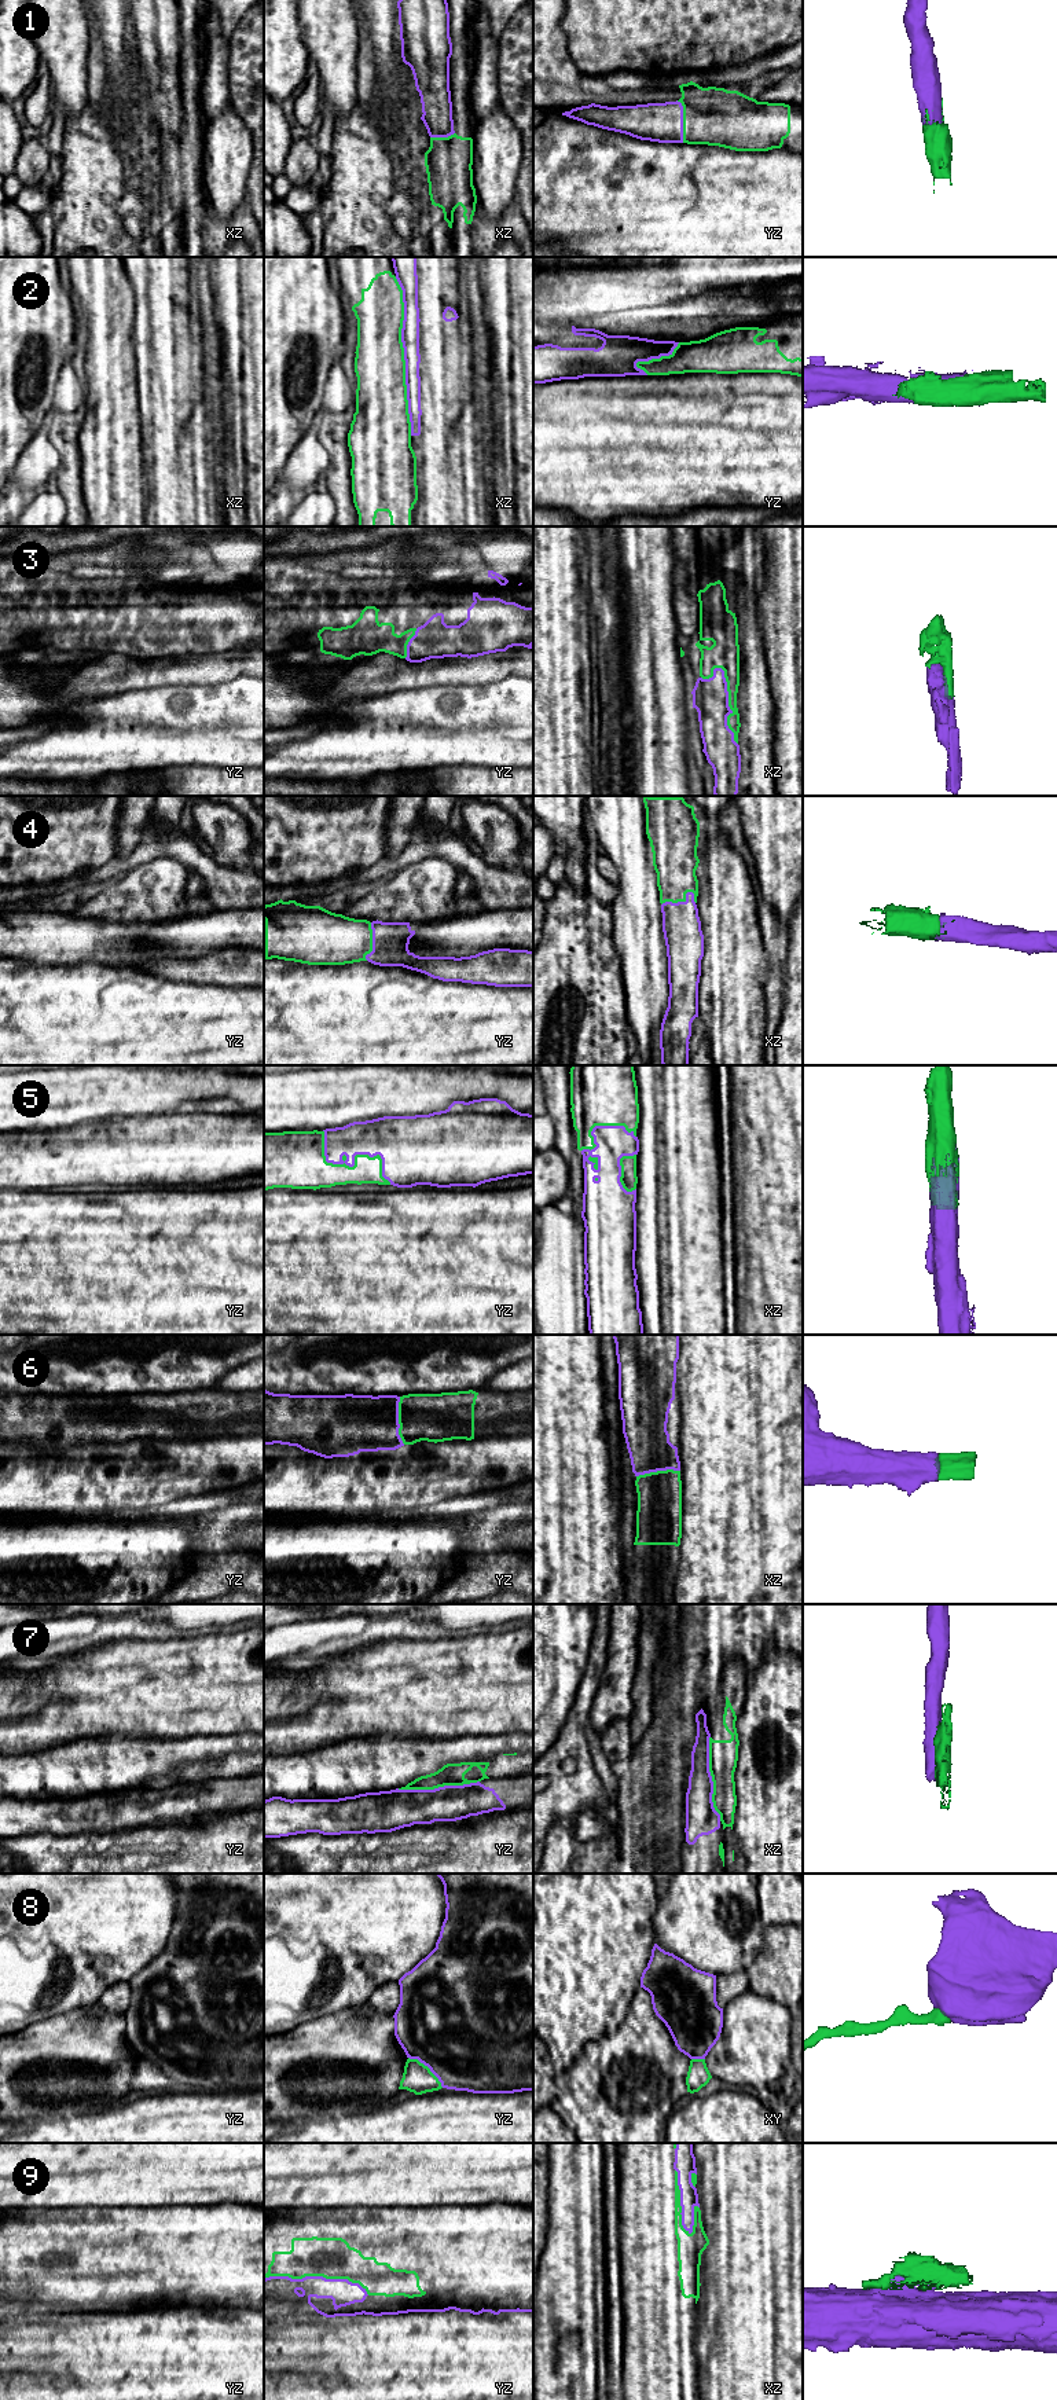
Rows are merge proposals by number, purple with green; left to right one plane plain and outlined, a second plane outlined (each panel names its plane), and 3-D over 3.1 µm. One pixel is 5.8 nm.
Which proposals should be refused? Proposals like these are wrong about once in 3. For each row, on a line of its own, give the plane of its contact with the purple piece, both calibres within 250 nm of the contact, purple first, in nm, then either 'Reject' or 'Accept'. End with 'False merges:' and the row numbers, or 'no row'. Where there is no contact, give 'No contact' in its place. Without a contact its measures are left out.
1: Touches purple in yz. Thickness 240 nm (purple) against 340 nm. Accept
2: Touches purple in xz. Thickness 110 nm (purple) against 300 nm. Reject
3: Touches purple in xz. Thickness 200 nm (purple) against 120 nm. Accept
4: Touches purple in xz. Thickness 220 nm (purple) against 260 nm. Accept
5: Touches purple in yz. Thickness 220 nm (purple) against 200 nm. Accept
6: Touches purple in yz. Thickness 340 nm (purple) against 280 nm. Accept
7: Touches purple in xz. Thickness 190 nm (purple) against 180 nm. Reject
8: Touches purple in yz. Thickness 500 nm (purple) against 170 nm. Reject
9: Touches purple in yz. Thickness 240 nm (purple) against 240 nm. Reject
False merges: 2, 7, 8, 9

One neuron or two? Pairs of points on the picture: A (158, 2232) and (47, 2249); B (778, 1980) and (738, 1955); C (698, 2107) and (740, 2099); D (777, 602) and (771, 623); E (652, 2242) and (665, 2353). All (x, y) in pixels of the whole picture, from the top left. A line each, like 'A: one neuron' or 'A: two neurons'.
A: one neuron
B: two neurons
C: one neuron
D: one neuron
E: one neuron

